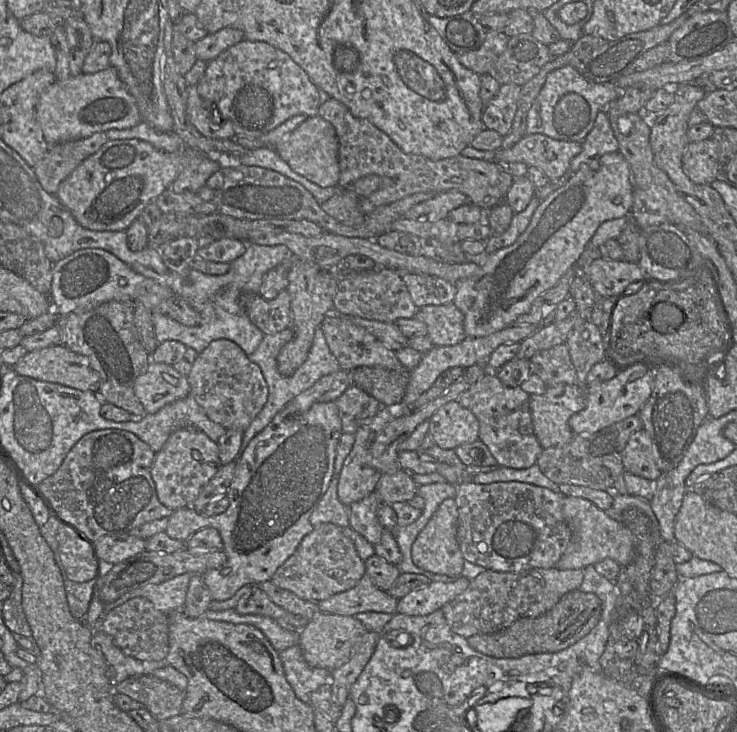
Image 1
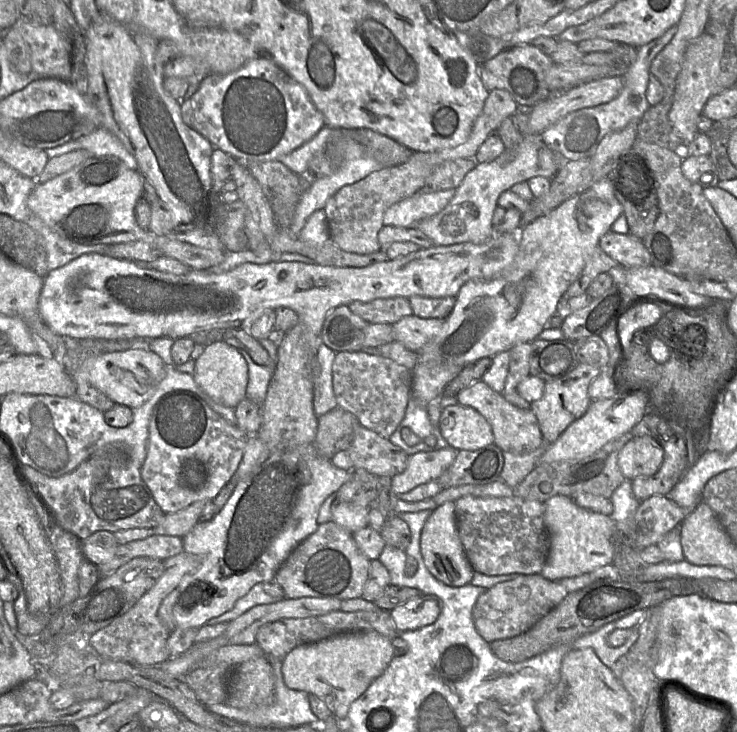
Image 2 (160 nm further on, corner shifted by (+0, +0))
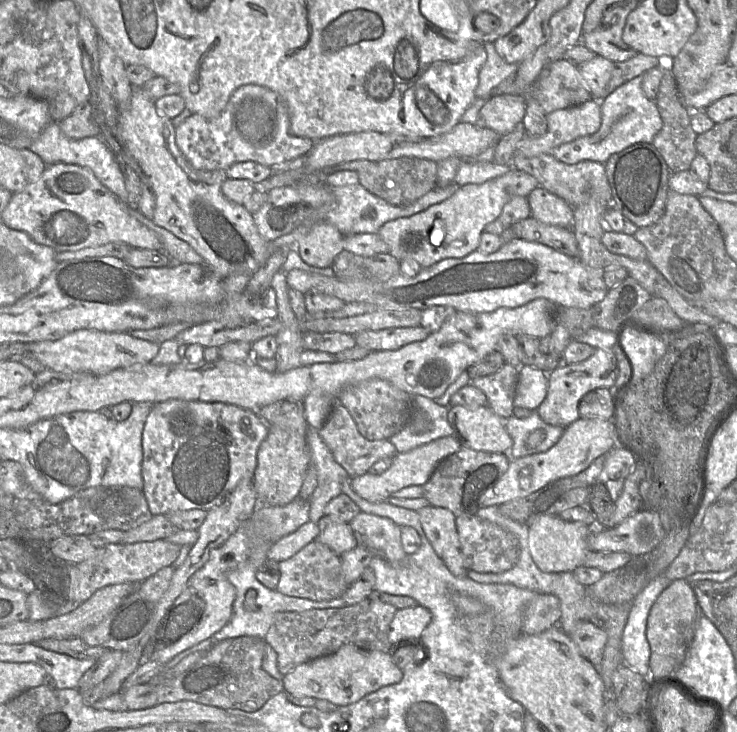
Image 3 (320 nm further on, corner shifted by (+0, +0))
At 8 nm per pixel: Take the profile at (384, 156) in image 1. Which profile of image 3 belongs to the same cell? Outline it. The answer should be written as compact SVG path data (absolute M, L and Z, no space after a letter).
M529 216L507 229L510 229L516 238L537 242L579 259L578 243L570 228L545 224Z

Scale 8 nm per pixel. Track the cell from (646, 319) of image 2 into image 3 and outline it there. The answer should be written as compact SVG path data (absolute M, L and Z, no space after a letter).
M624 325L619 331L619 344L633 367L632 385L647 377L665 354L670 335L651 334Z

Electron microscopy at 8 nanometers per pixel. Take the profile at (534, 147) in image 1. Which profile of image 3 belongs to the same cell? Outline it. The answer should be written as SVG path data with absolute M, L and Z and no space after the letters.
M511 168L504 175L483 183L459 186L452 196L418 214L385 223L378 235L388 245L392 256L398 260L414 259L421 268L445 258L463 258L478 250L485 227L500 217L504 205L512 197L528 197L538 186L533 176Z

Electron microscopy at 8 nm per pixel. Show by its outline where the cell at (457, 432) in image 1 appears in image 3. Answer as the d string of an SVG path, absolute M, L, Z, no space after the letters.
M451 405L448 421L461 446L476 451L507 453L513 445L504 420L489 406Z

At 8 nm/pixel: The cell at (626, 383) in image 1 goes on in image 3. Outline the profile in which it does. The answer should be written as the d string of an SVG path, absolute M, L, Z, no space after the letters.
M580 417L565 428L562 437L549 450L511 459L509 468L500 481L483 495L482 507L503 504L527 496L551 481L575 476L586 470L595 459L613 449L615 442L609 420Z

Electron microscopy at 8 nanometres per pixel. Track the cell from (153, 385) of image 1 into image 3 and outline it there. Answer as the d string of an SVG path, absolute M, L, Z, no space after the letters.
M80 329L54 340L29 342L27 354L44 367L60 372L87 372L104 374L112 370L150 363L157 355L160 344L134 337L129 332L102 332Z

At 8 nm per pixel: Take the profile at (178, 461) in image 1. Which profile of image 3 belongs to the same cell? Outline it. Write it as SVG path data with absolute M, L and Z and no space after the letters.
M169 399L151 409L142 434L143 493L152 515L201 509L220 505L243 480L252 480L257 452L267 437L269 425L256 413L223 402Z

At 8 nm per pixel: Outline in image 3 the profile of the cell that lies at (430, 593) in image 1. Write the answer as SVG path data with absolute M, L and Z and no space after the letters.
M421 605L397 610L388 628L389 641L396 646L404 641L419 640L431 619L431 612Z

